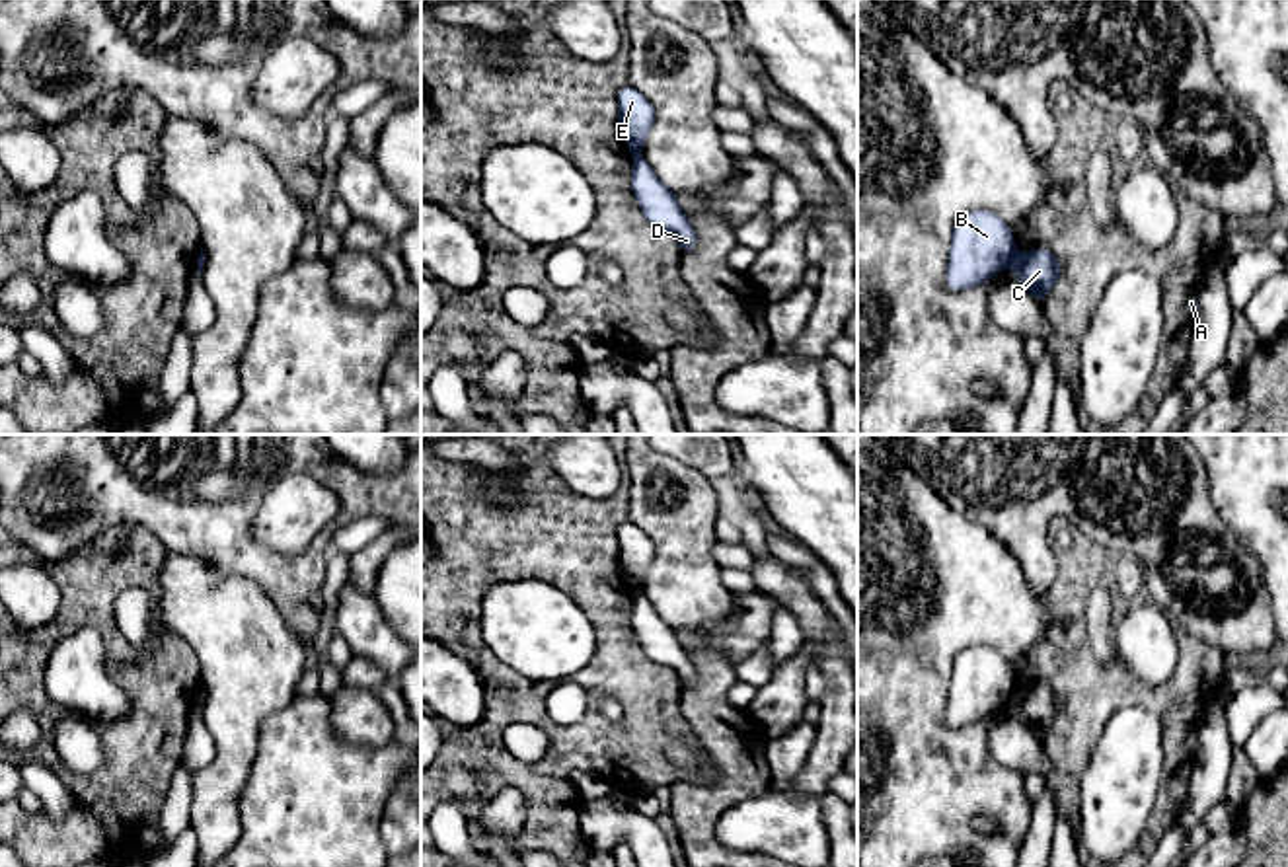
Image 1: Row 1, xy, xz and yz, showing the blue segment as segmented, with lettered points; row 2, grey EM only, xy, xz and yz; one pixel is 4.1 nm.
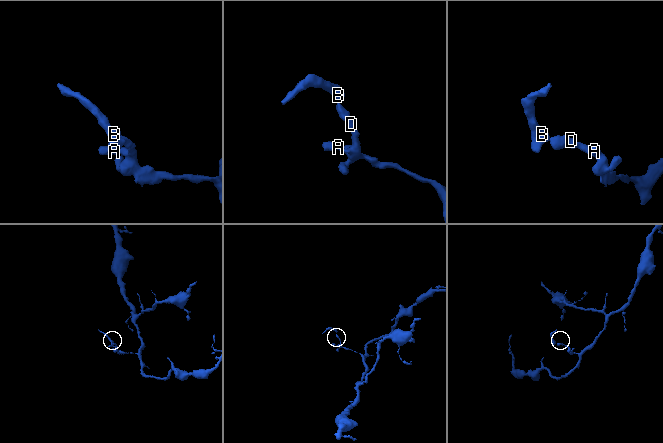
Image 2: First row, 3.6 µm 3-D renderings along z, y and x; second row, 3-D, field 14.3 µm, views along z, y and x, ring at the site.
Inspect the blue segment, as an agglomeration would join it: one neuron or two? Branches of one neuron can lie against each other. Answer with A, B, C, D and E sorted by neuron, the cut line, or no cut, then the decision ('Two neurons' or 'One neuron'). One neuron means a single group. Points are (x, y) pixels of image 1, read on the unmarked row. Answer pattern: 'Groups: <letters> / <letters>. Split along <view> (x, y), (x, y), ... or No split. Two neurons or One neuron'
Groups: A C D / B E. Split along yz (1016, 690), (1012, 700). Two neurons

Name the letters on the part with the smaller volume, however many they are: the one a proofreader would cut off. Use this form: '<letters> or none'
B, E

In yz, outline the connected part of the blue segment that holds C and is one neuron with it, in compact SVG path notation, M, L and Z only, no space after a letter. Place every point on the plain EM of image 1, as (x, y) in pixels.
M1048 686L1015 690L1013 703L1023 723L1039 738L1052 727L1052 723L1060 715L1060 697Z

